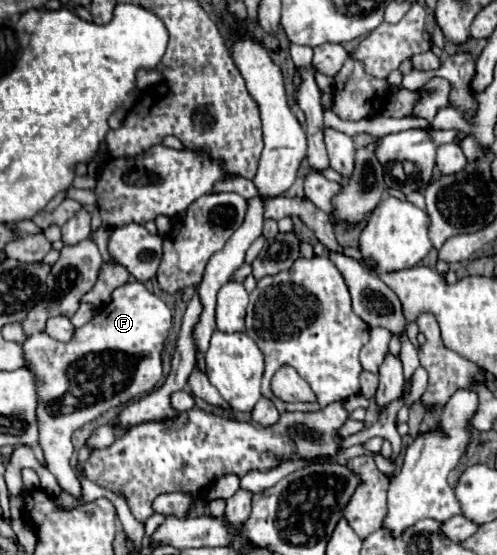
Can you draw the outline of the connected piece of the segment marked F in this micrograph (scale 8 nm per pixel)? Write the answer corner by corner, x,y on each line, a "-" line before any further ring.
128,281
116,287
110,303
100,307
84,327
76,329
68,343
52,339
44,331
26,339
26,365
32,367
40,379
40,447
44,449
48,471
72,497
82,499
82,485
70,467
72,433
84,423
98,419
108,409
138,399
154,389
162,377
160,355
170,327
172,311
168,305
140,281

